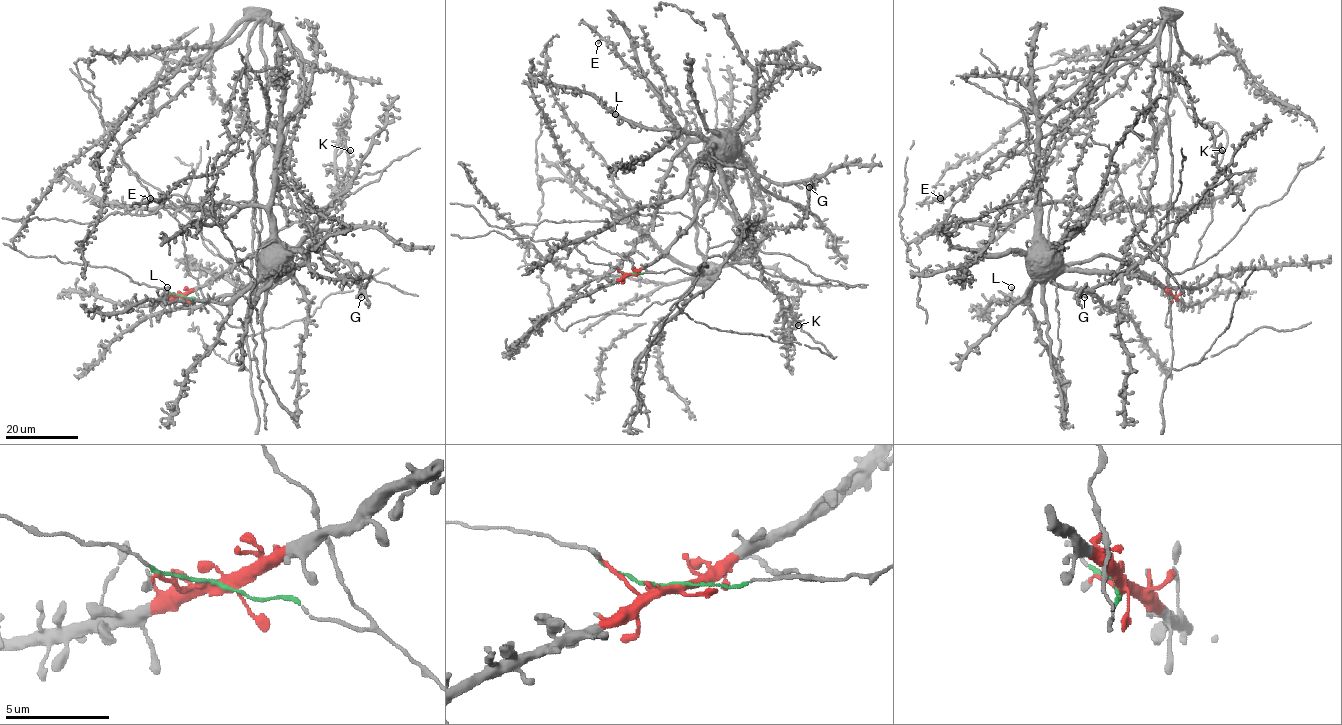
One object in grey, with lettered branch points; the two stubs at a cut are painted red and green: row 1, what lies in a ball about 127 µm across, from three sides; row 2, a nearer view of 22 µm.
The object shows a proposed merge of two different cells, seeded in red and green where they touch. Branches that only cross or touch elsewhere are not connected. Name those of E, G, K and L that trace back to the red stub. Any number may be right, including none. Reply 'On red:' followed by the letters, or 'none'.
On red: L

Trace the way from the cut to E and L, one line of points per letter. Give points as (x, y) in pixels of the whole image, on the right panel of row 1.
E: (1170, 295), (1170, 327), (1167, 258), (1138, 237), (1109, 147), (1055, 132), (1062, 120), (940, 198)
L: (1171, 295), (1154, 279), (1104, 256), (1051, 269), (1033, 285), (1026, 302), (1015, 301), (1011, 286)

